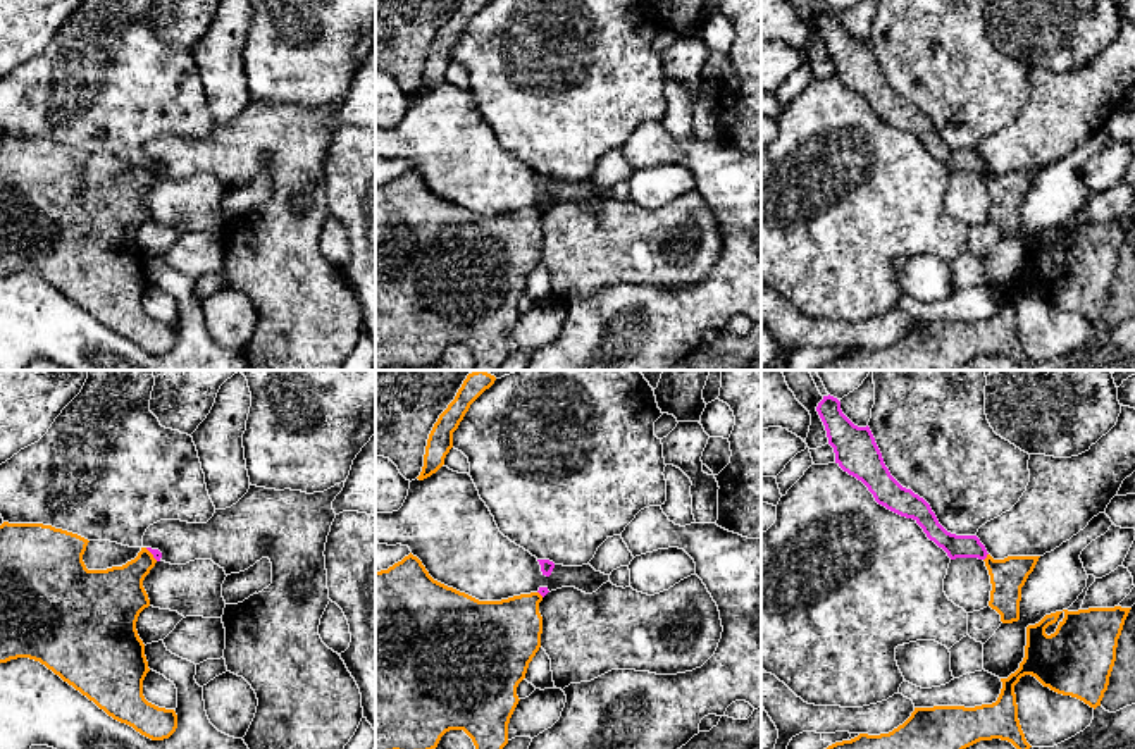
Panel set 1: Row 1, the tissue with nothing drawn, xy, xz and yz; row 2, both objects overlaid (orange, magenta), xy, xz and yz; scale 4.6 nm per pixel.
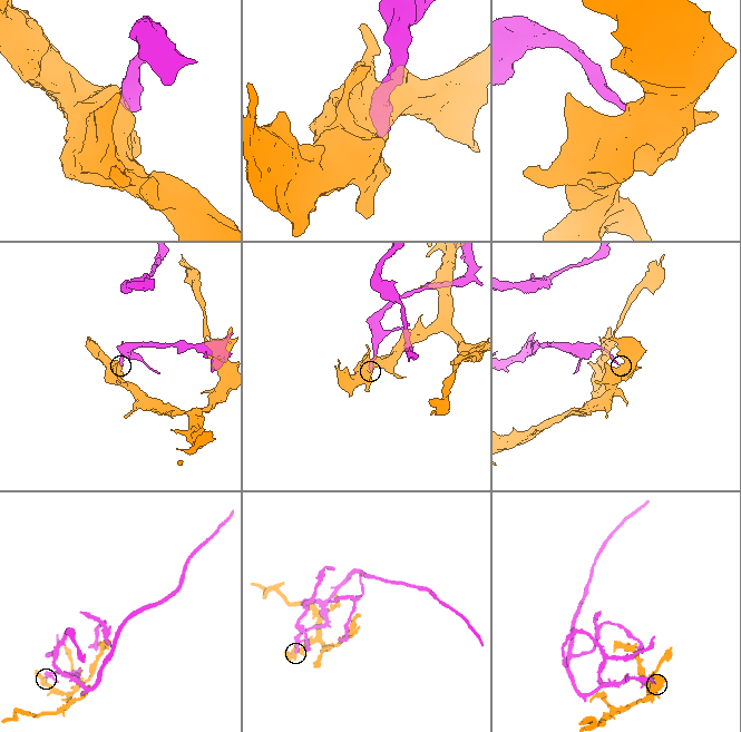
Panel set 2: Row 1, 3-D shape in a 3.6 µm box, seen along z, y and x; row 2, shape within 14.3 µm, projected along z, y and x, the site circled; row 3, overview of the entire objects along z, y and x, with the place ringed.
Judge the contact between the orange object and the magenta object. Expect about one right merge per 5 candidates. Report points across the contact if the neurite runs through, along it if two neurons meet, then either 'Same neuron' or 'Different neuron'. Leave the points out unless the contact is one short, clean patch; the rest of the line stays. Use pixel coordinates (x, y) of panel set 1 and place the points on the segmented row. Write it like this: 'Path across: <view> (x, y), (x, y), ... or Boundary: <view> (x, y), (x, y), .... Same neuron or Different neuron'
Boundary: yz (987, 553), (984, 560). Different neuron

